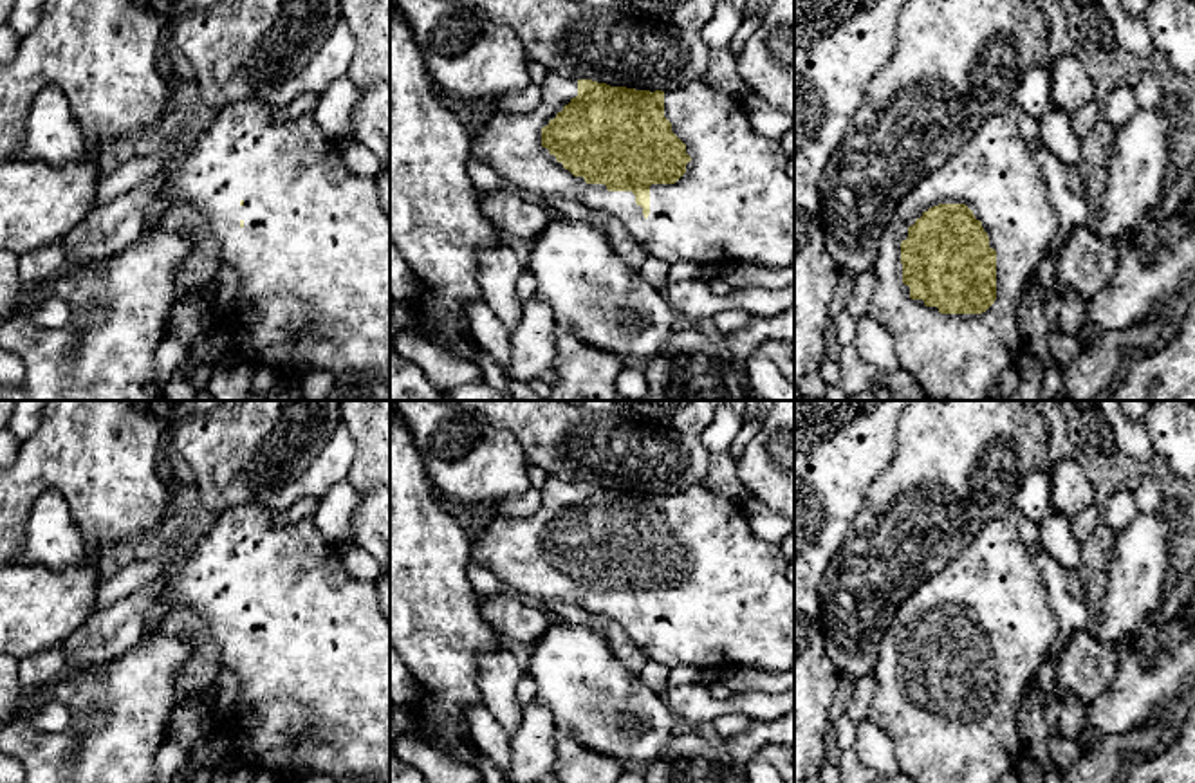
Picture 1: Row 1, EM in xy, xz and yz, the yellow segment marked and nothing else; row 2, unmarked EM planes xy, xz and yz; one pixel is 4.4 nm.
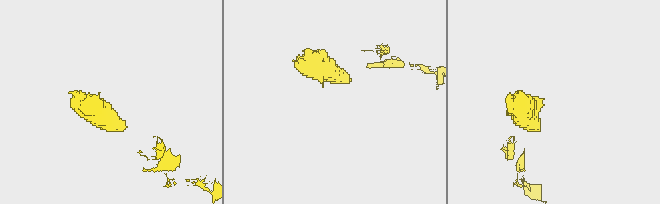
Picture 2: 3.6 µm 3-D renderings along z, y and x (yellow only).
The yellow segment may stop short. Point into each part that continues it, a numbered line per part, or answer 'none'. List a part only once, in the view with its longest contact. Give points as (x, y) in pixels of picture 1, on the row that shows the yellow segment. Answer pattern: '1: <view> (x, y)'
1: xz (735, 202)

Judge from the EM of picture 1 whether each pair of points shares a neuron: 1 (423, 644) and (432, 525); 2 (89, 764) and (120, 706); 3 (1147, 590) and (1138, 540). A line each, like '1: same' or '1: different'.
1: same
2: same
3: same

